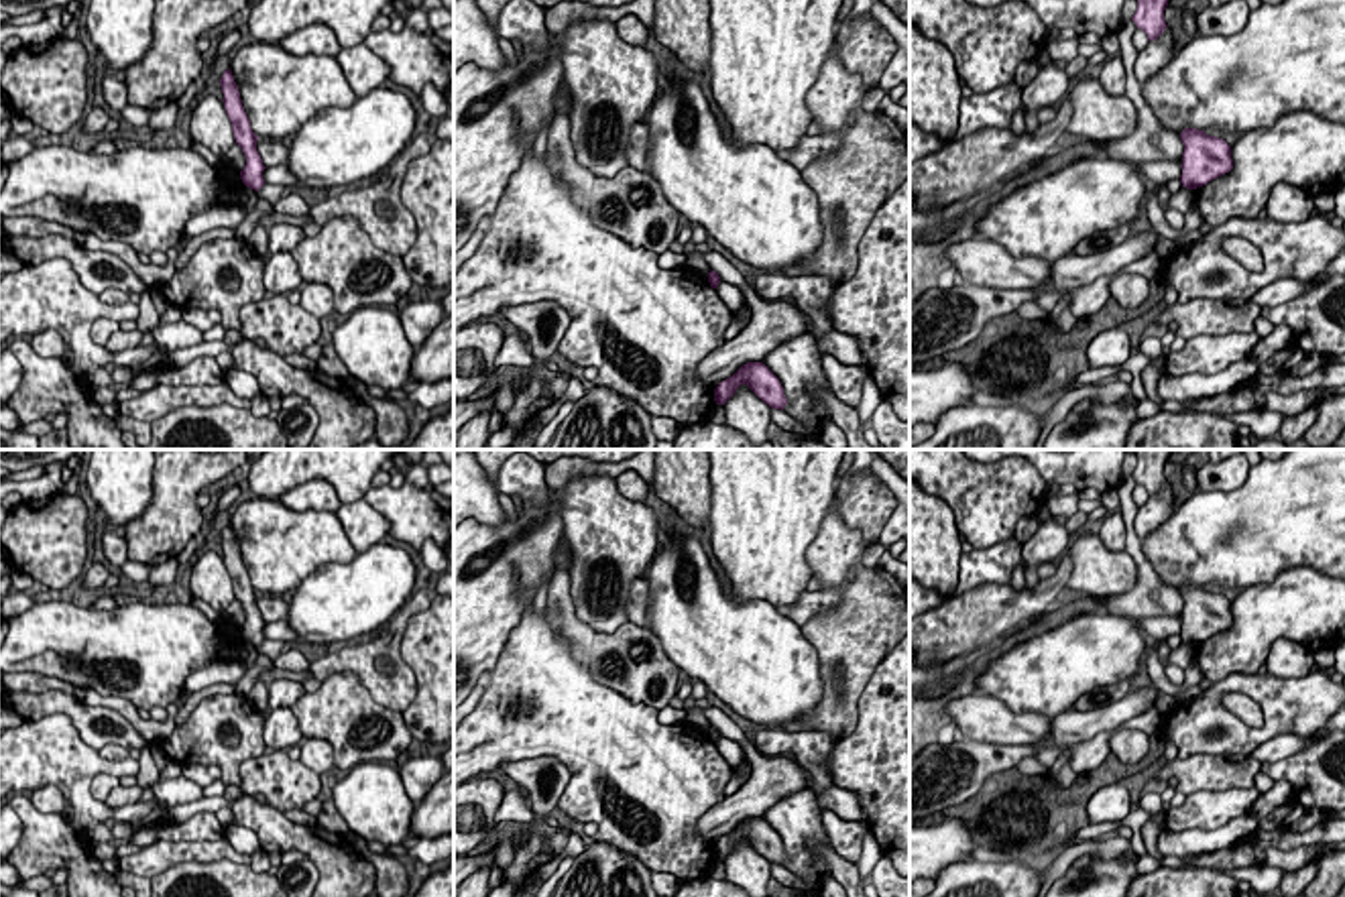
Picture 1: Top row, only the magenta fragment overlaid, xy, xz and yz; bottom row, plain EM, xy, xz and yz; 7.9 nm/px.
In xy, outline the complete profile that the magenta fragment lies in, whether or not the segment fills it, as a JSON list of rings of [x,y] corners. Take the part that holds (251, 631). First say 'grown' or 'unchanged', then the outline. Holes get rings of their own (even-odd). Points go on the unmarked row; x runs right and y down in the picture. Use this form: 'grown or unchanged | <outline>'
unchanged | [[[230,525],[224,527],[220,541],[224,549],[222,557],[232,578],[234,596],[246,612],[246,620],[240,626],[240,635],[246,643],[258,647],[265,641],[262,626],[267,622],[262,620],[262,614],[256,606],[258,592],[250,584],[250,576],[244,567],[240,547]]]

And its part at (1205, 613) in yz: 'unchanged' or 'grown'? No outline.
unchanged

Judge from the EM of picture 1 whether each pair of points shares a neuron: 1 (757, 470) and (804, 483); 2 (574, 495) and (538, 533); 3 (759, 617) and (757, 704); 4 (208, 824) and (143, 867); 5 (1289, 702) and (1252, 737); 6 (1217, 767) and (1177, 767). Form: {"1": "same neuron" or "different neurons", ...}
{"1": "same neuron", "2": "different neurons", "3": "same neuron", "4": "different neurons", "5": "same neuron", "6": "same neuron"}

